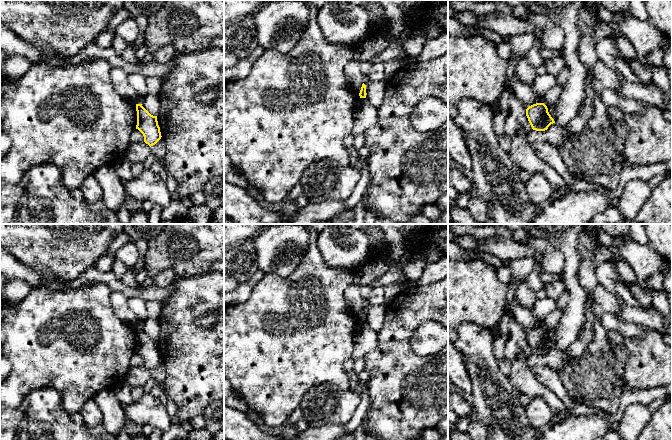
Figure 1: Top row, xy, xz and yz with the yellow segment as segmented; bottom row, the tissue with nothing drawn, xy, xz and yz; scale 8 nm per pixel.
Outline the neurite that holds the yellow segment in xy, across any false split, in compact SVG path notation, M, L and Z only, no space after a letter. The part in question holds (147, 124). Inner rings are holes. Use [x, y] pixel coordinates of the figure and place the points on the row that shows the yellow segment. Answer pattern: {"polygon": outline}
{"polygon": "M136 104L138 129L144 136L144 142L150 147L155 145L161 139L160 127L157 116L151 115L142 104Z"}

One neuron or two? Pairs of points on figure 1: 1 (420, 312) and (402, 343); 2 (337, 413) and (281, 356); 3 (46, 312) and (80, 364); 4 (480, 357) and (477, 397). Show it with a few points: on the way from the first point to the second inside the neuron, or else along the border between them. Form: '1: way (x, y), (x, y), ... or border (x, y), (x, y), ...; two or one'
1: way (412, 320), (402, 330), (402, 335); one
2: border (335, 385), (320, 383), (313, 386), (298, 406); two
3: way (34, 331), (35, 343), (40, 348), (61, 349); one
4: way (482, 367), (482, 387); one

